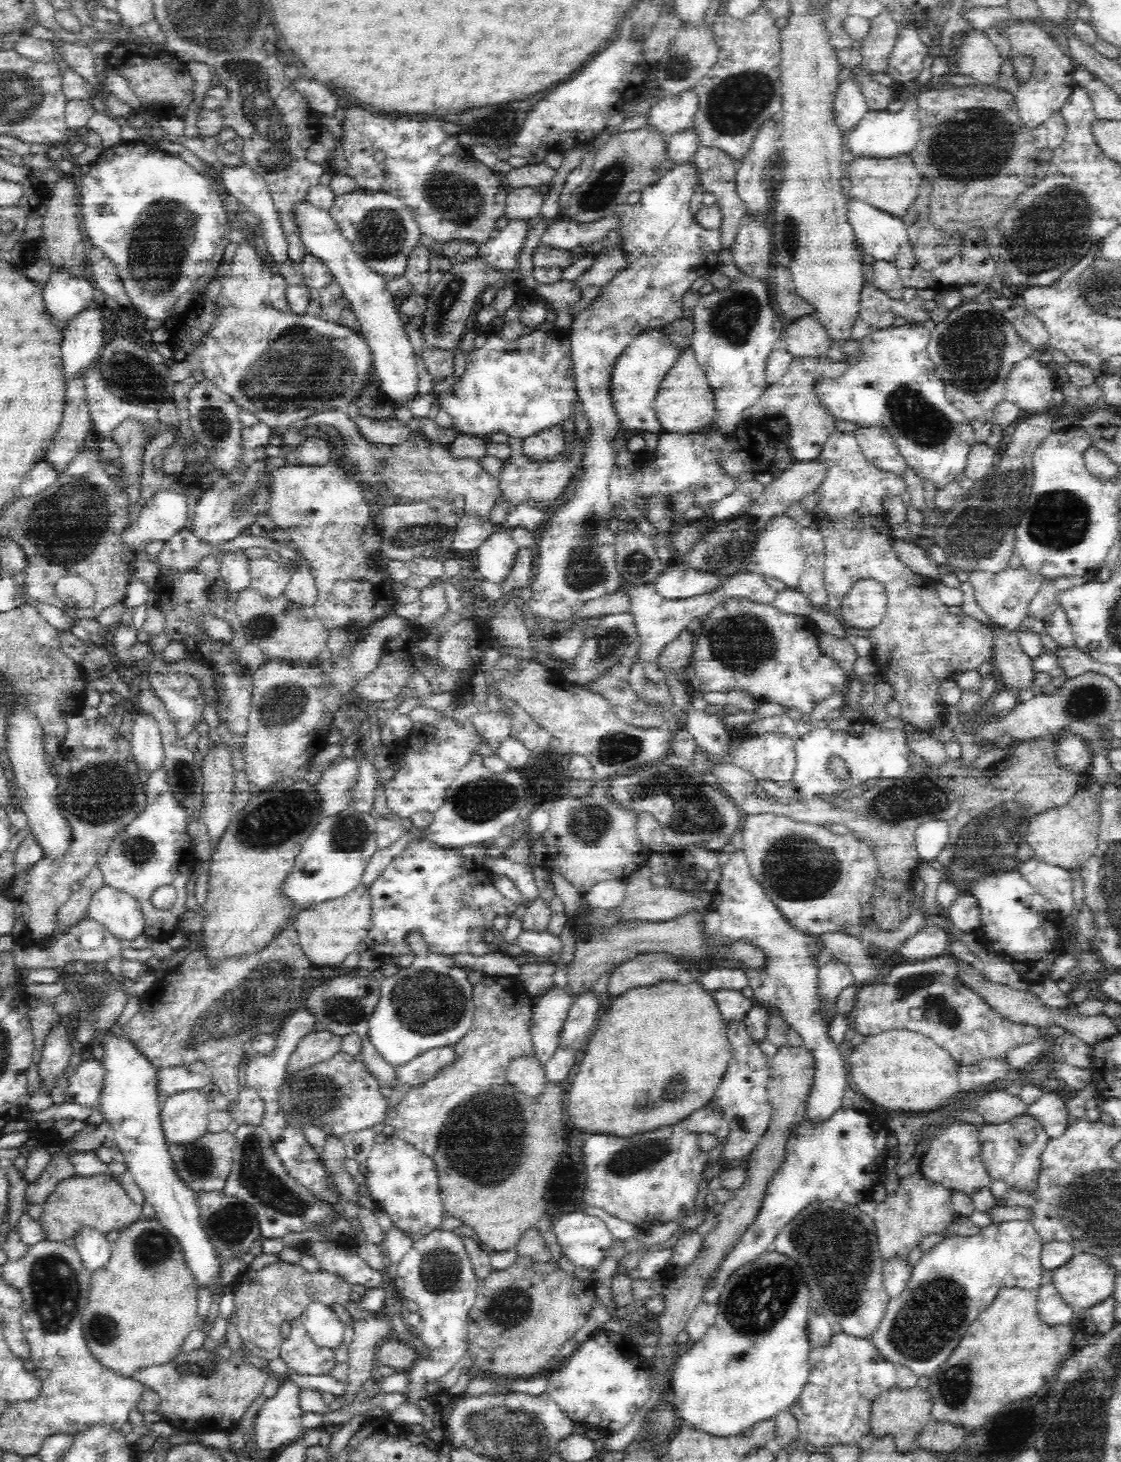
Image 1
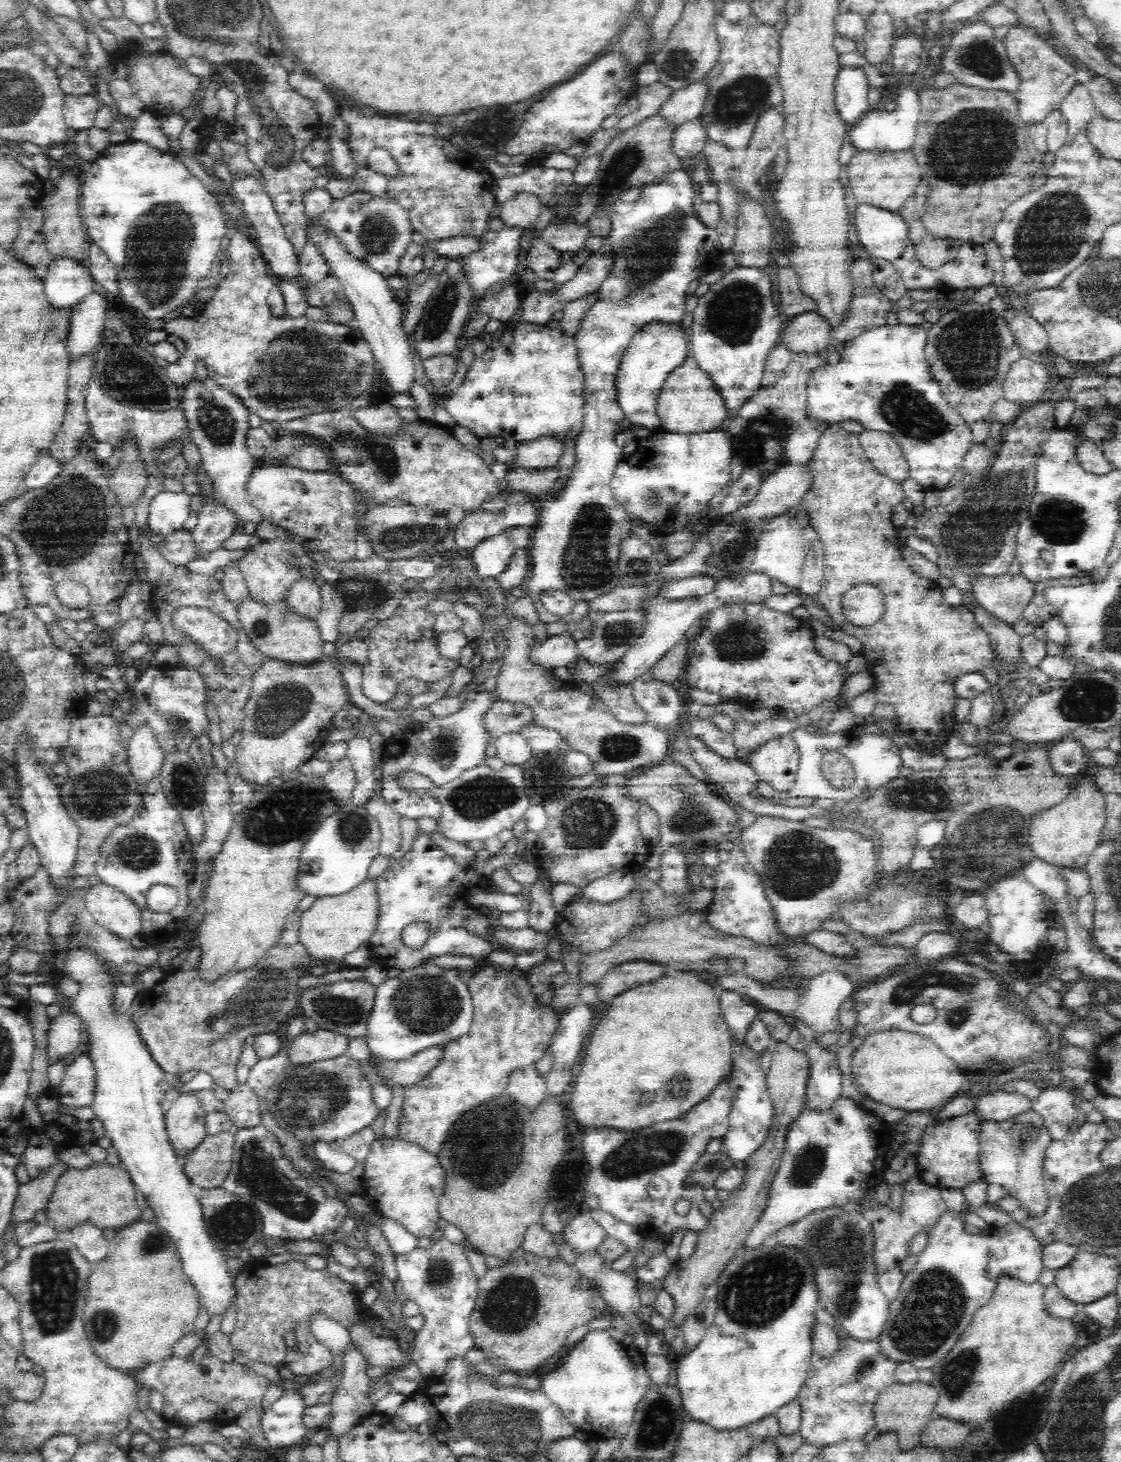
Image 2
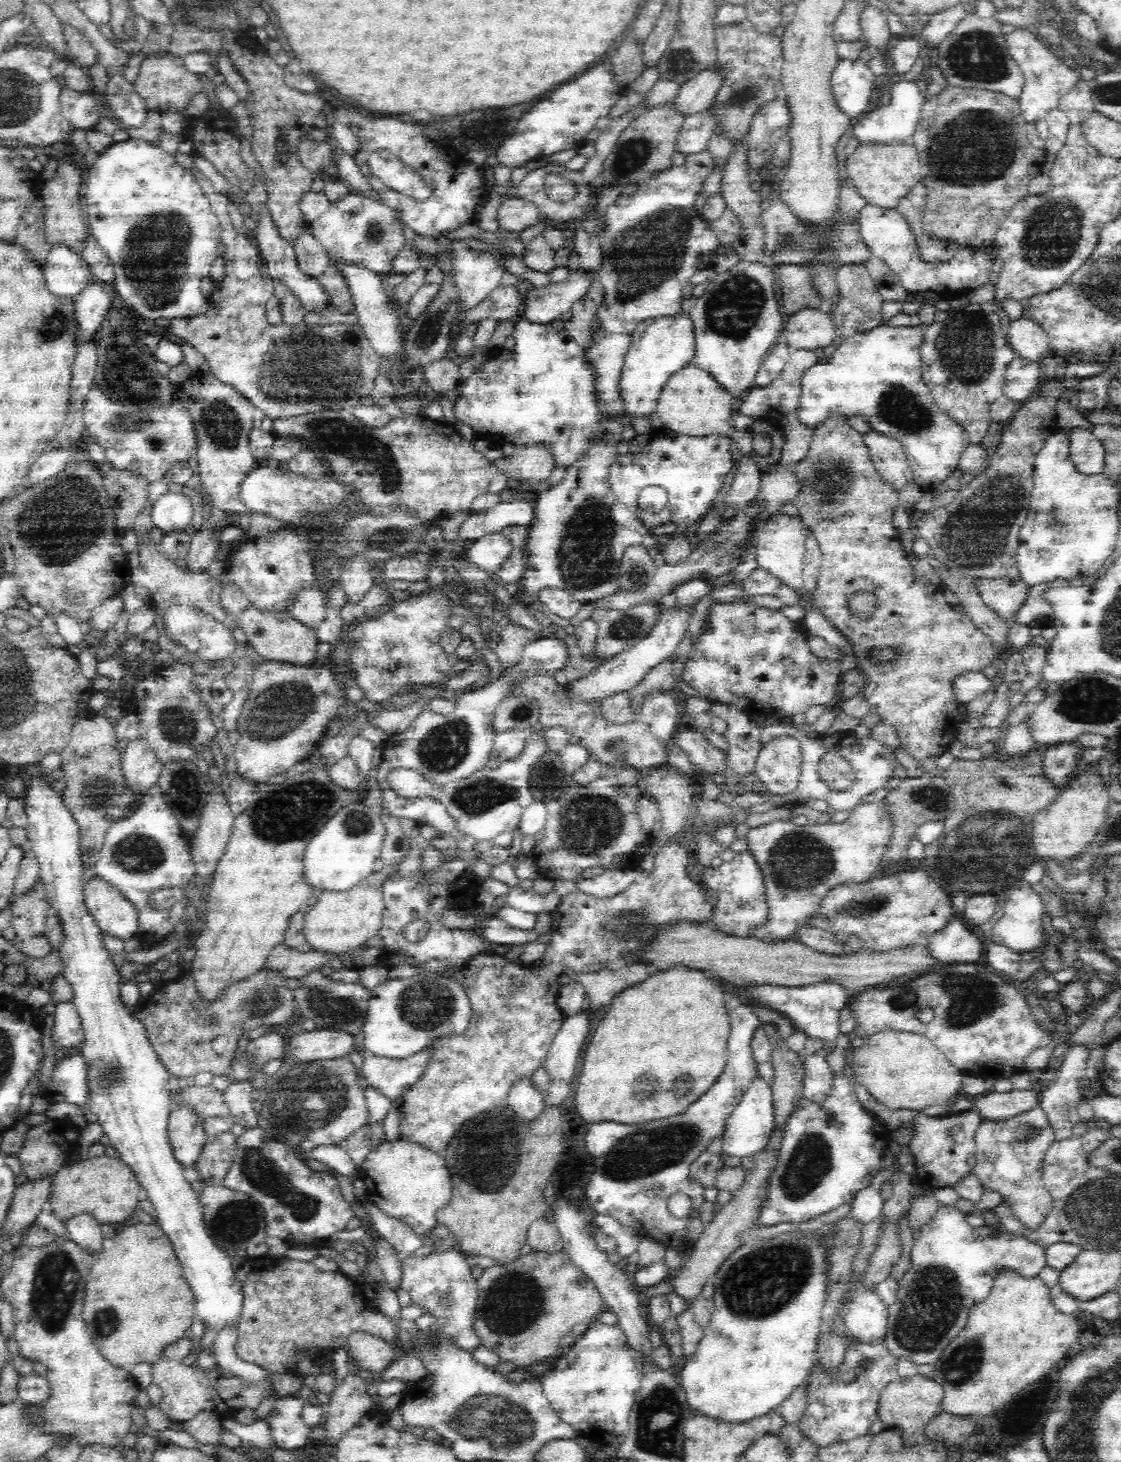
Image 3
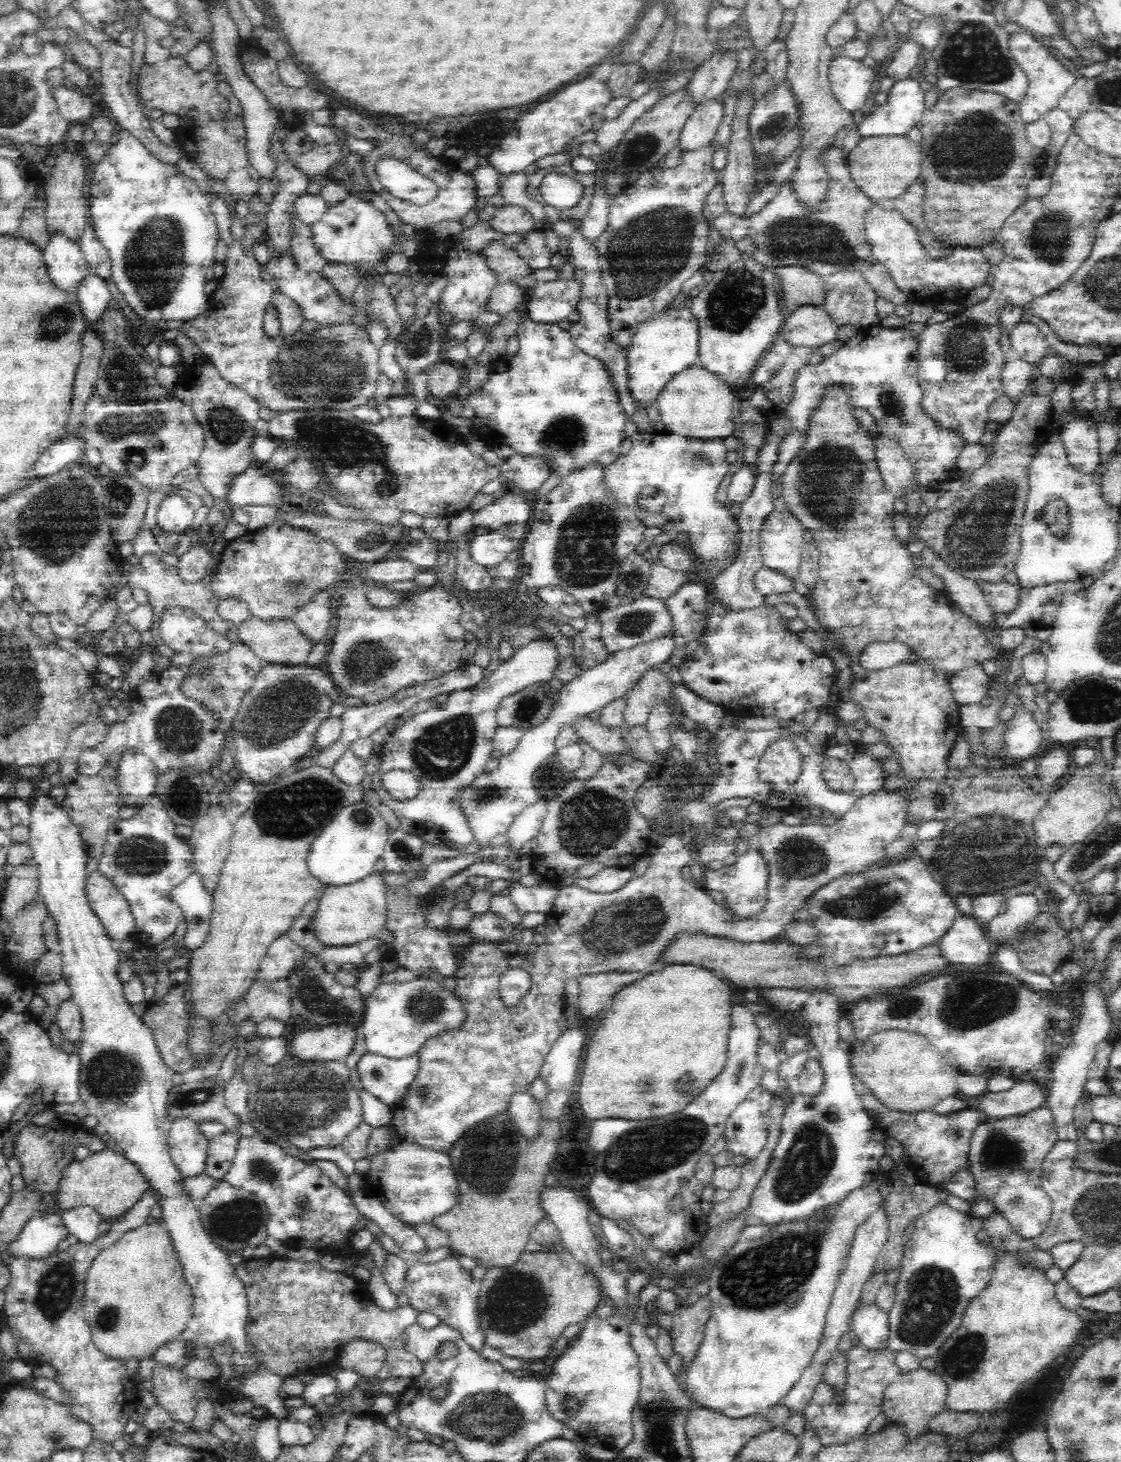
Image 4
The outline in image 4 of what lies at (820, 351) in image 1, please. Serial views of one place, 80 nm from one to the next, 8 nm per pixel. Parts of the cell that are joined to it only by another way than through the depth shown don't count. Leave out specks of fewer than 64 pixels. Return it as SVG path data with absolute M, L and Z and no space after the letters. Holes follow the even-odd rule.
M806 305L790 313L781 335L793 348L804 346L817 351L819 346L837 340L838 327L822 306Z

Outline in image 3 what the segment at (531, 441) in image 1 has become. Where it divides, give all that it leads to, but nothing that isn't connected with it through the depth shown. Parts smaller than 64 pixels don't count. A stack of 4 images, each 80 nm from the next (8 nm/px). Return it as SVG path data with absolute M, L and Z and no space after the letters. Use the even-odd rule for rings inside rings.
M544 443L518 445L510 456L495 460L493 465L509 479L536 486L540 482L546 482L551 475L556 467L554 458L552 449Z

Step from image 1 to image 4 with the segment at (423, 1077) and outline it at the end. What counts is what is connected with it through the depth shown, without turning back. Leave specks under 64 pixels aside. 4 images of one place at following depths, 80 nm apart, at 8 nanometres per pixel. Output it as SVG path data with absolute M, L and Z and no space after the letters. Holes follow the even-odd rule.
M369 1053L362 1054L354 1070L357 1085L393 1107L407 1093L420 1070L420 1055L394 1060Z

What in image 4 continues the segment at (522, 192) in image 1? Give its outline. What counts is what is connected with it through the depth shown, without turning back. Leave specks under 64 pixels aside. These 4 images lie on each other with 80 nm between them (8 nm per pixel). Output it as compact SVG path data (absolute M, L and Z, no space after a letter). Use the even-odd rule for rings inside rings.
M504 204L490 220L490 227L500 234L522 234L534 230L532 214L522 206Z

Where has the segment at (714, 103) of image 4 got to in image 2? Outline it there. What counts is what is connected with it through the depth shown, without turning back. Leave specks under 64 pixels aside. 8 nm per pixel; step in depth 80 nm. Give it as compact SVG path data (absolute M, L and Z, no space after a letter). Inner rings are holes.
M699 118L678 126L672 138L672 153L680 161L697 158L706 144L705 128Z

